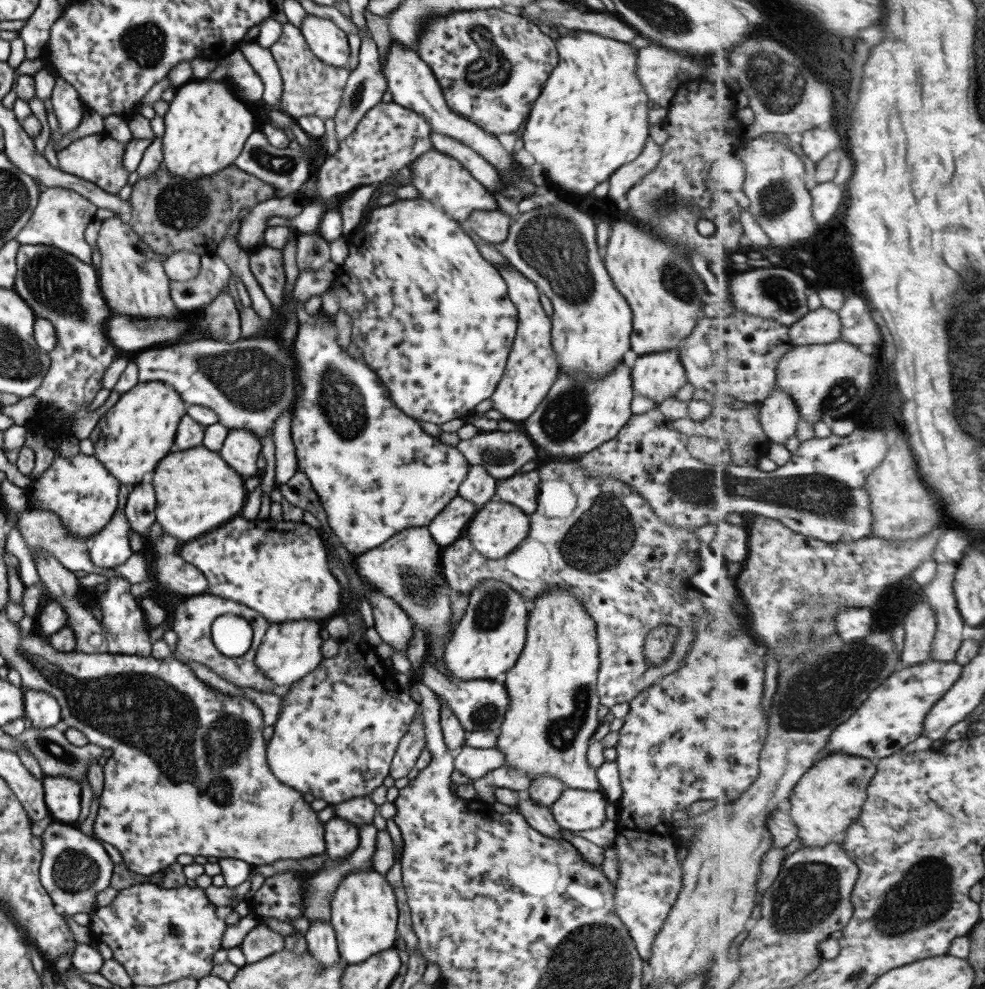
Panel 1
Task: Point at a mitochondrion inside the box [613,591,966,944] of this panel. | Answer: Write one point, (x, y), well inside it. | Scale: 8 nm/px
(814, 693)

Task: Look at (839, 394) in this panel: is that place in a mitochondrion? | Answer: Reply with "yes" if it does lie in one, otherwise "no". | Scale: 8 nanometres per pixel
yes

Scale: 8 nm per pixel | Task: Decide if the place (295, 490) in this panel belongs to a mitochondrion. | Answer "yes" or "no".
no

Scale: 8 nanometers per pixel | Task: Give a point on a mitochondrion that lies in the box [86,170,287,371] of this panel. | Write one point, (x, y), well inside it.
(183, 208)

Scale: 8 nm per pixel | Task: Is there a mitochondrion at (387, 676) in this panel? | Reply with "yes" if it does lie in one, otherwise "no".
no

